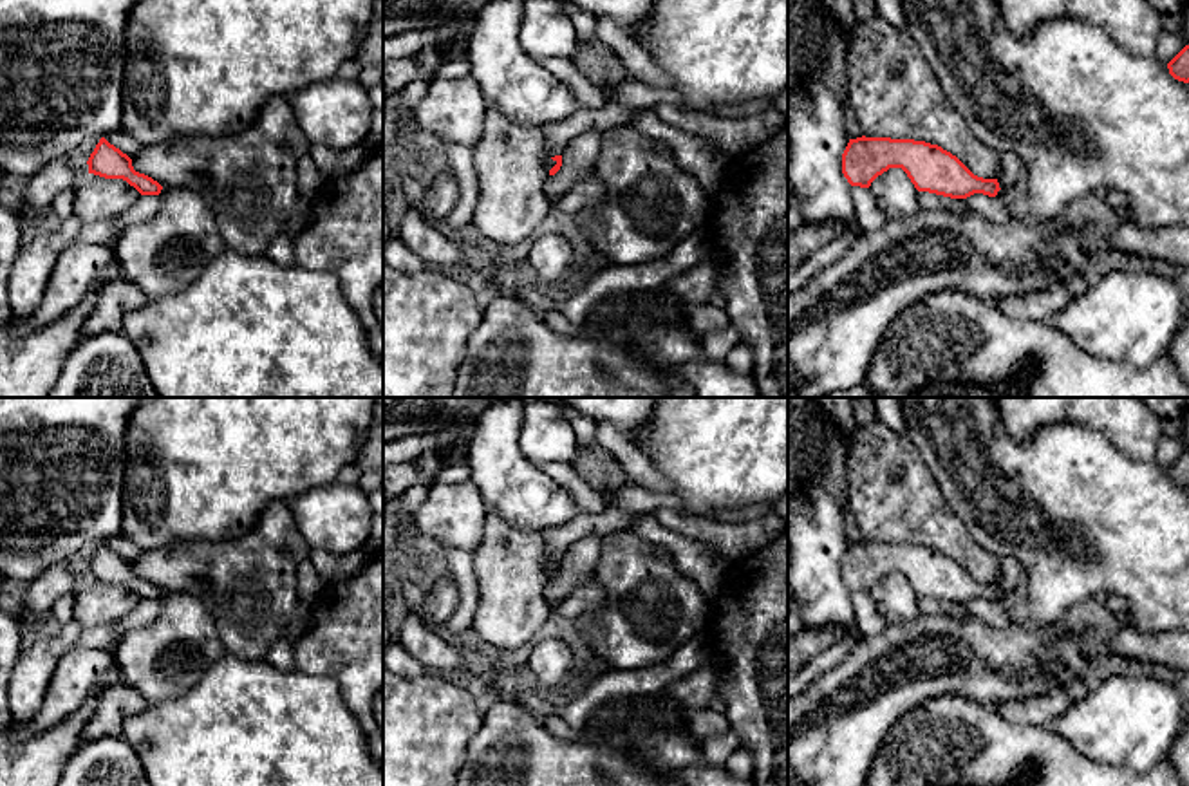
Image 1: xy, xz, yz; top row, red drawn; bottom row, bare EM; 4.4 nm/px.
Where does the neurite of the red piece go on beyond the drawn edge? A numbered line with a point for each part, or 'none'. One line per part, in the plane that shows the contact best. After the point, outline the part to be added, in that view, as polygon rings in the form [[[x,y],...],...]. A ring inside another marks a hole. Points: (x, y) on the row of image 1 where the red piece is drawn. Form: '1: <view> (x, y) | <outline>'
none

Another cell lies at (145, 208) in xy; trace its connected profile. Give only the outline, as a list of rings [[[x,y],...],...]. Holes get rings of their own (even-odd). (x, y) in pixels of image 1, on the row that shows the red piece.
[[[141,195],[139,201],[117,217],[117,235],[108,240],[116,248],[119,237],[132,226],[150,220],[161,204],[159,195]]]

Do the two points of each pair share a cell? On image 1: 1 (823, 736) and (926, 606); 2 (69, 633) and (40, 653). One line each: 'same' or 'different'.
1: different
2: same

